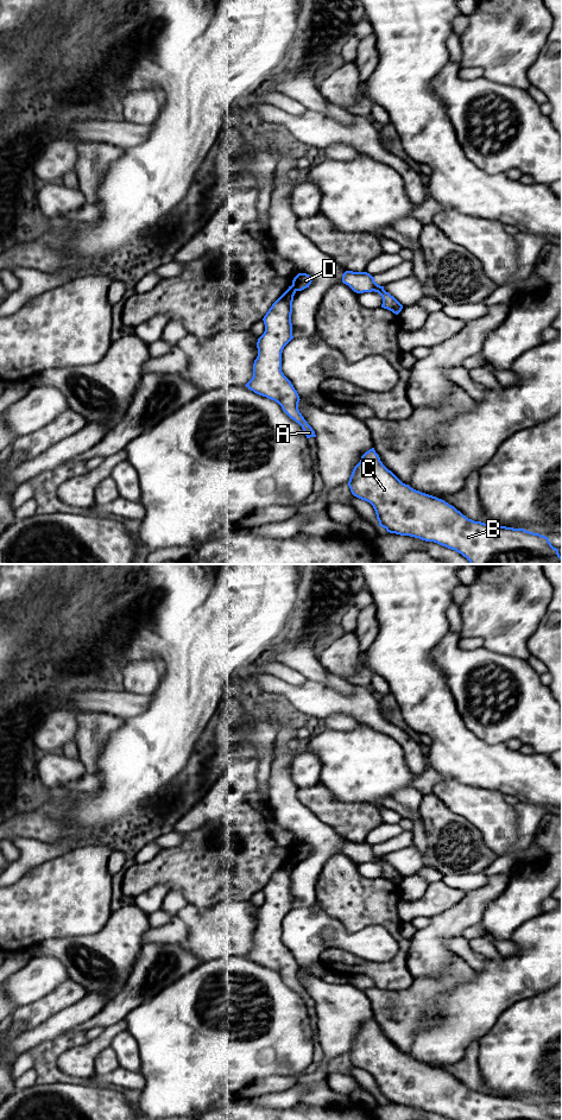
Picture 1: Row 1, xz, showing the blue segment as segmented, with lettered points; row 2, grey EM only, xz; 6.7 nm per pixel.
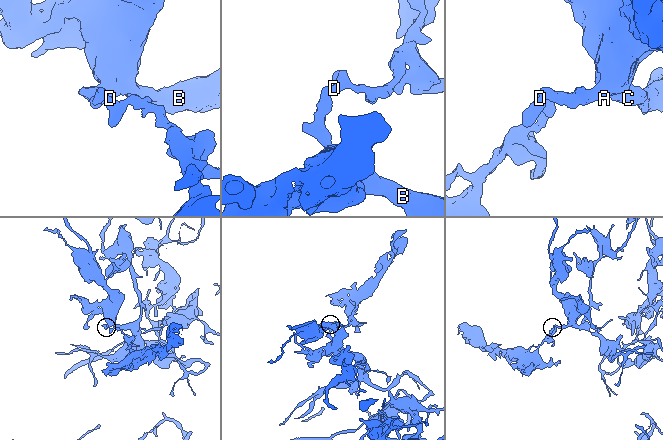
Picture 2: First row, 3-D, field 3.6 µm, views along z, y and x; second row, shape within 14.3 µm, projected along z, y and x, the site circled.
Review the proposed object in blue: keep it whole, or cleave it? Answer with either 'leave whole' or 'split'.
split

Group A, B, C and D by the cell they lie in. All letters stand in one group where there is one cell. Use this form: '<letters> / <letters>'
A B C / D

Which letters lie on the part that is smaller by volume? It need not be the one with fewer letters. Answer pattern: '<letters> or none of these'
D

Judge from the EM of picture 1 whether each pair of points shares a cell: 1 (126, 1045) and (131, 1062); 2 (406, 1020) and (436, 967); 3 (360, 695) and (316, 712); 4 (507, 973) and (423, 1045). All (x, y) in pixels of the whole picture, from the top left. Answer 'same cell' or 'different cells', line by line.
1: same cell
2: different cells
3: same cell
4: same cell

